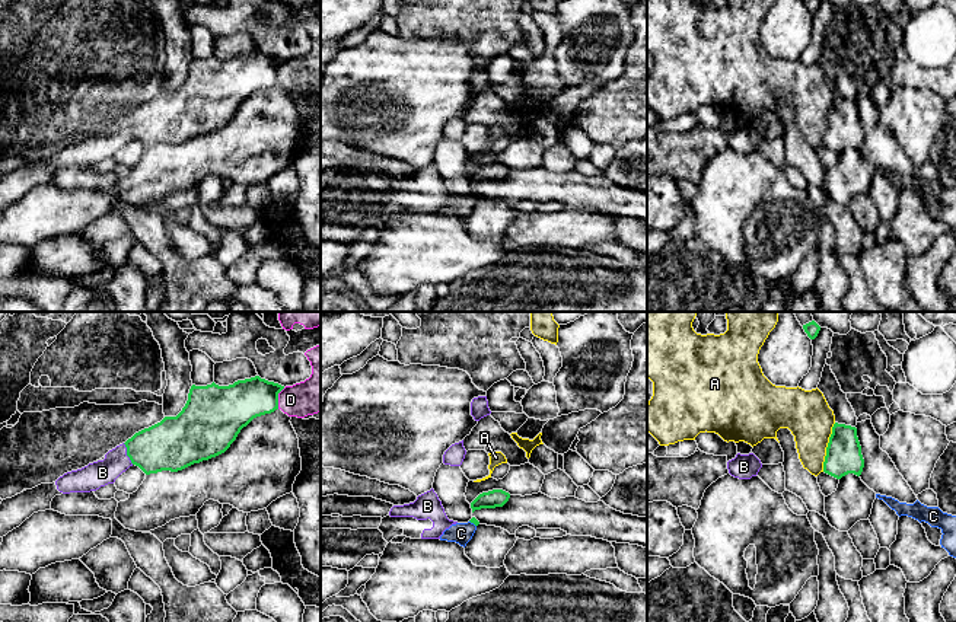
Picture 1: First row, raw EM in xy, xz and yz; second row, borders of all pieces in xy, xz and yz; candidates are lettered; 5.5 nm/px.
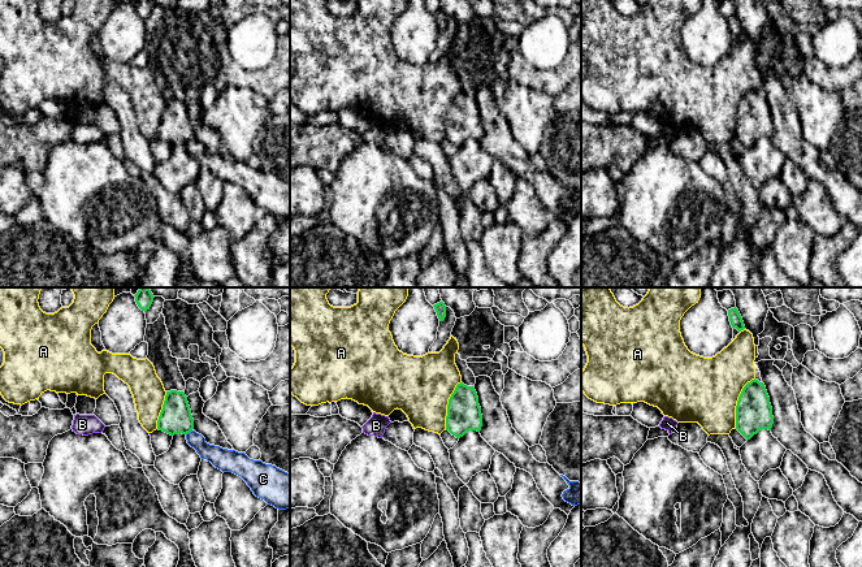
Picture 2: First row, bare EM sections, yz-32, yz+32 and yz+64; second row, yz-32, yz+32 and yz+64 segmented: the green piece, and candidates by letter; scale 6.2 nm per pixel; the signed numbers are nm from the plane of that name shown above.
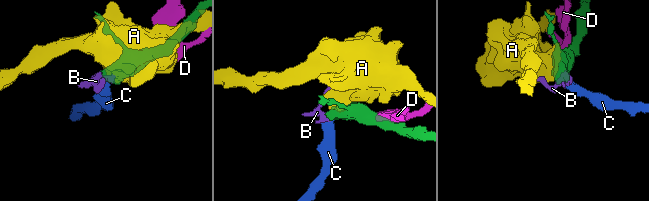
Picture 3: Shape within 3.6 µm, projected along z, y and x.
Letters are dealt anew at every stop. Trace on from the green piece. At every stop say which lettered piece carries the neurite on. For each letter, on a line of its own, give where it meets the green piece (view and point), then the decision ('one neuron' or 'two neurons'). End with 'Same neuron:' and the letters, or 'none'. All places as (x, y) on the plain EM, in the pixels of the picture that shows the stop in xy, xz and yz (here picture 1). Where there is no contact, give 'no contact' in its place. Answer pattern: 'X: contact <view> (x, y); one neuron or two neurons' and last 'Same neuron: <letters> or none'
A: contact yz (827, 121); two neurons
B: contact xy (127, 127); one neuron
C: contact xz (472, 195); two neurons
D: contact xy (277, 72); two neurons
Same neuron: B

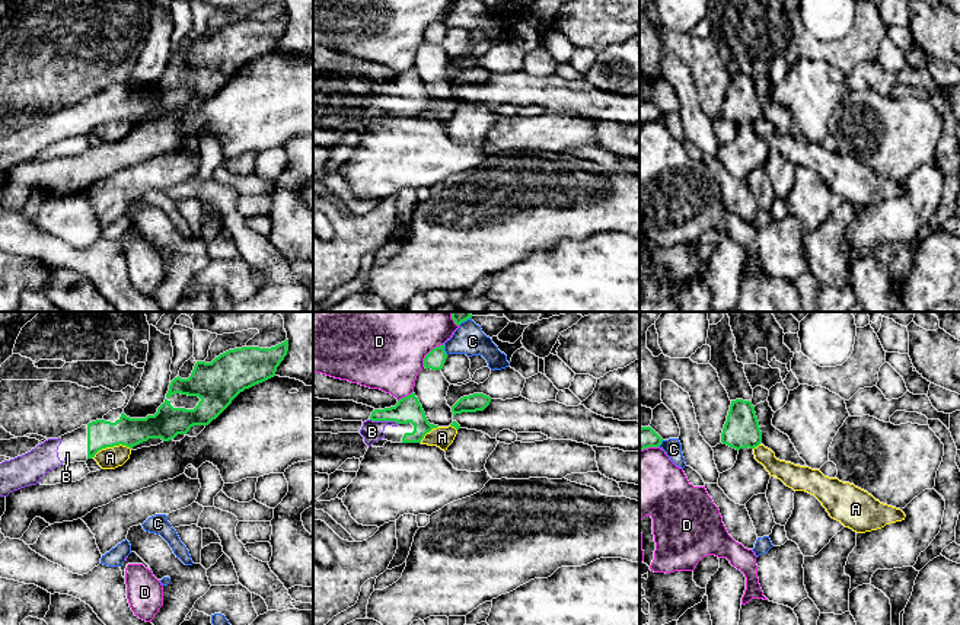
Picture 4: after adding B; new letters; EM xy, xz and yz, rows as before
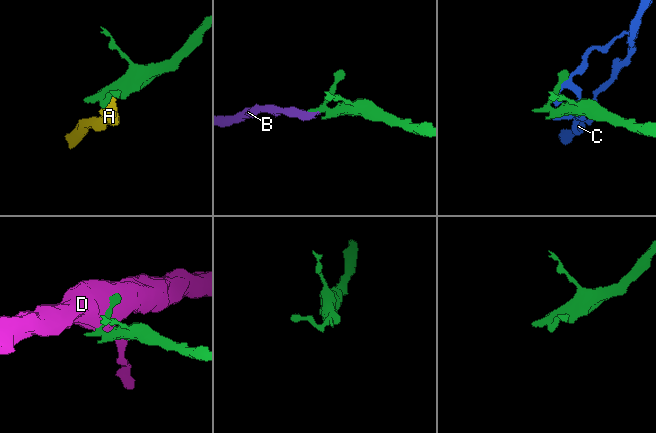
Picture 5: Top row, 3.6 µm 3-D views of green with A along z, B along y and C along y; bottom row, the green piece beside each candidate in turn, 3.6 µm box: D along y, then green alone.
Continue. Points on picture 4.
A: contact xy (111, 120); two neurons
B: contact xz (385, 93); one neuron
C: contact xz (443, 24); two neurons
D: contact xz (429, 26); two neurons
Same neuron: B

